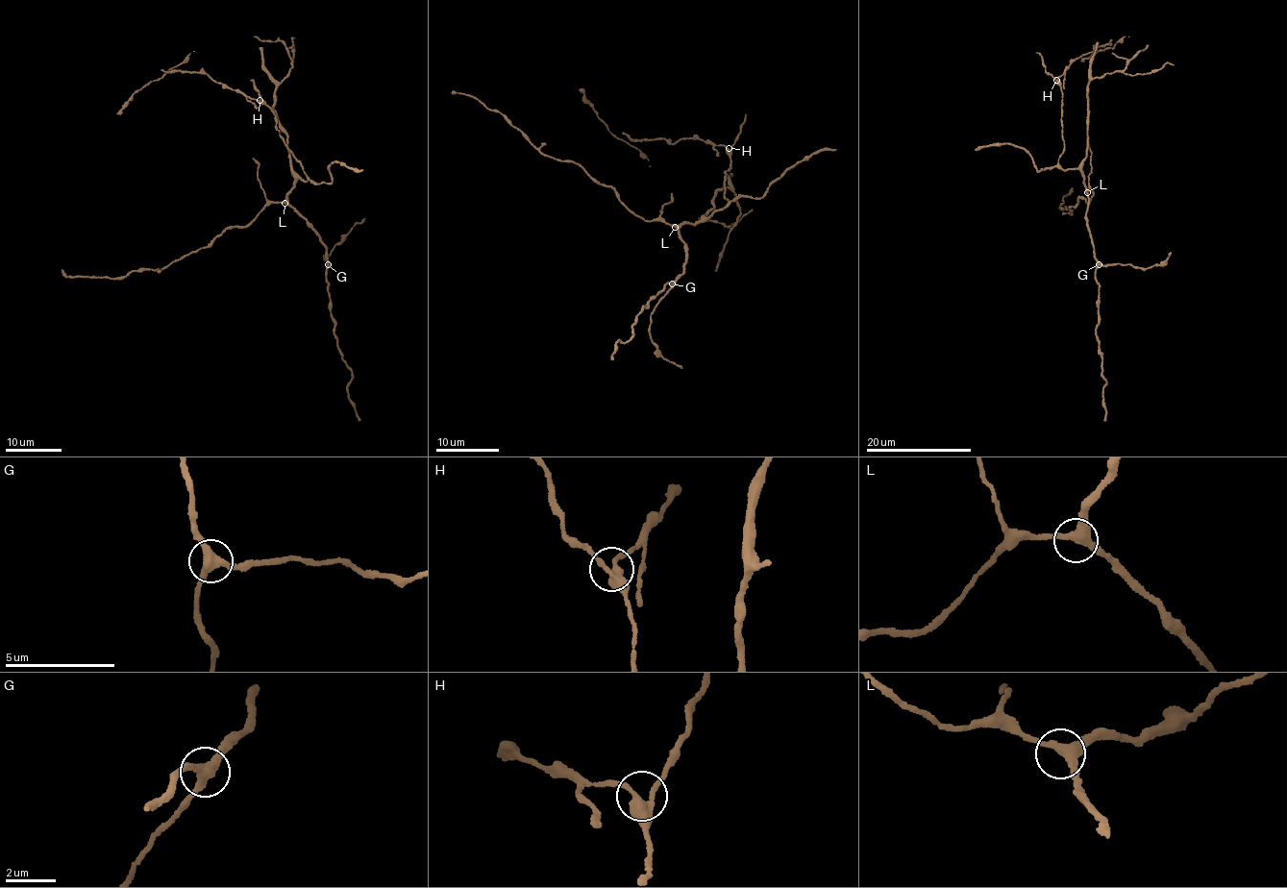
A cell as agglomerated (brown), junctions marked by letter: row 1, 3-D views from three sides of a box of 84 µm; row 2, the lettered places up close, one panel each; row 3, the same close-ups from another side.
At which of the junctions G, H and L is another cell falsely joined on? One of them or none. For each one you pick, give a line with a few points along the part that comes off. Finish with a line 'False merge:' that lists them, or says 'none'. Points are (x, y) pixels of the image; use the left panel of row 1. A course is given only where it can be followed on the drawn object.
False merge: none

